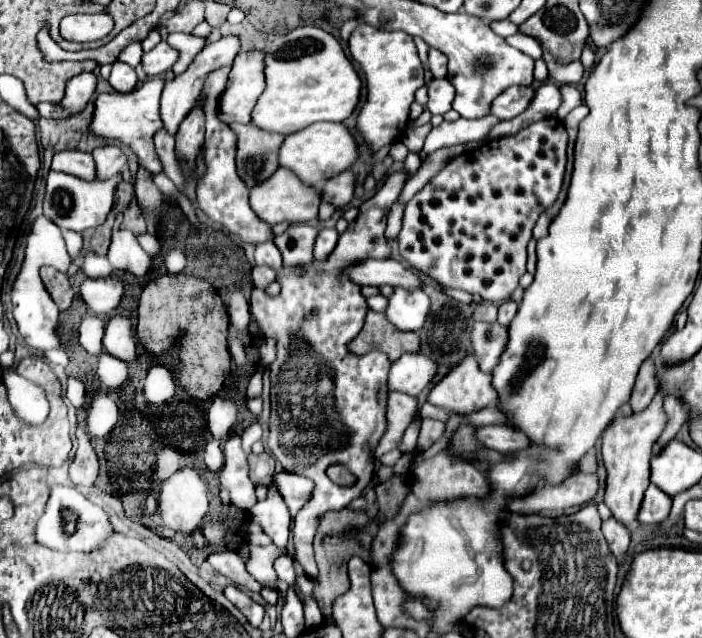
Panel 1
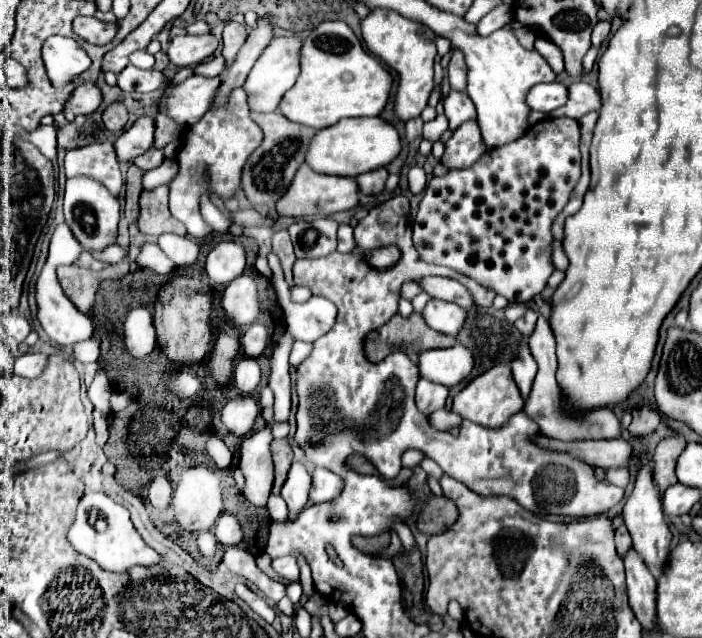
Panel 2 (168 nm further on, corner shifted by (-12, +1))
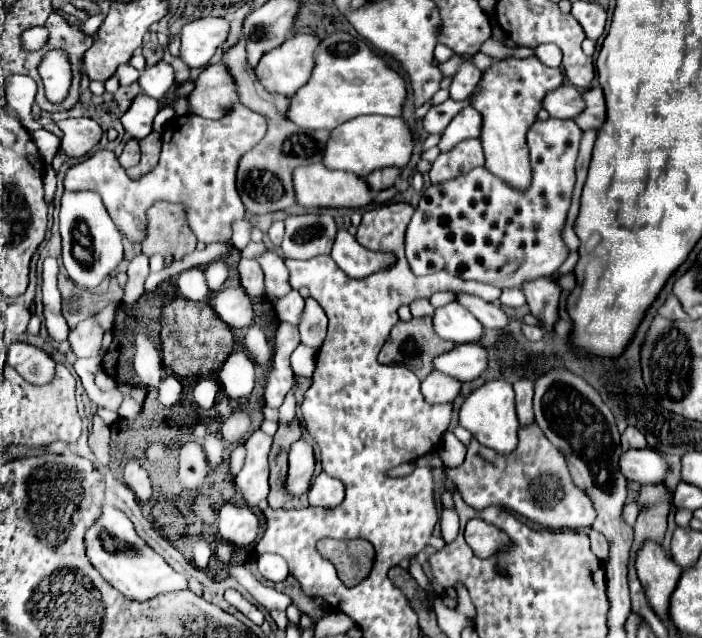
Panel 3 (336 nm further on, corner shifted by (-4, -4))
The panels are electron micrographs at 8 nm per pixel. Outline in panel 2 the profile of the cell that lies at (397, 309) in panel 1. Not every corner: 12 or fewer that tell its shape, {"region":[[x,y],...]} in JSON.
{"region":[[432,299],[422,317],[434,331],[456,335],[466,311]]}

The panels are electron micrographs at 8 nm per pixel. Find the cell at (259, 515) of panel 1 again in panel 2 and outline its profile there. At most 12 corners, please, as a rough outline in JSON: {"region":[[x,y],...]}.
{"region":[[294,463],[282,487],[292,517],[306,507],[310,473]]}

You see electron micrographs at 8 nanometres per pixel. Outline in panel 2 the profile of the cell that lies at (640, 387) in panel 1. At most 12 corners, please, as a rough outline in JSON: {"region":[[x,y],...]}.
{"region":[[650,405],[632,411],[628,431],[636,437],[650,435],[660,425],[658,411]]}

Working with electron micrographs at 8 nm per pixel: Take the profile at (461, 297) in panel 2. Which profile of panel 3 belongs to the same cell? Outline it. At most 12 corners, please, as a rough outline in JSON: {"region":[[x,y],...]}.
{"region":[[458,294],[486,328],[502,330],[510,316],[496,302],[488,304],[470,294]]}

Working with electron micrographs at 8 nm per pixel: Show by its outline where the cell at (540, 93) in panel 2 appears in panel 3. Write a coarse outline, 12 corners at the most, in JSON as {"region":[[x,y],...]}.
{"region":[[572,84],[544,98],[554,118],[570,120],[584,110],[584,100]]}

